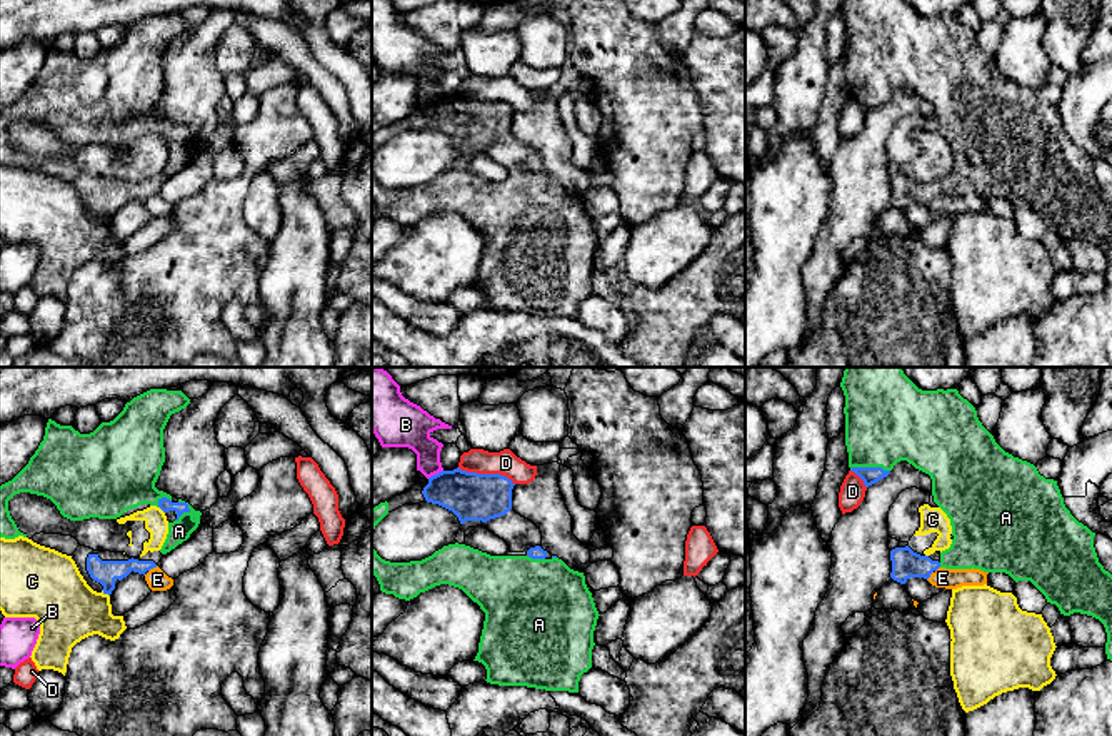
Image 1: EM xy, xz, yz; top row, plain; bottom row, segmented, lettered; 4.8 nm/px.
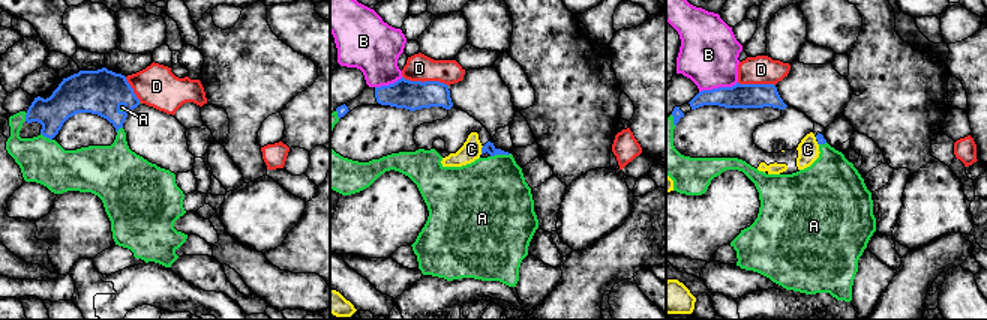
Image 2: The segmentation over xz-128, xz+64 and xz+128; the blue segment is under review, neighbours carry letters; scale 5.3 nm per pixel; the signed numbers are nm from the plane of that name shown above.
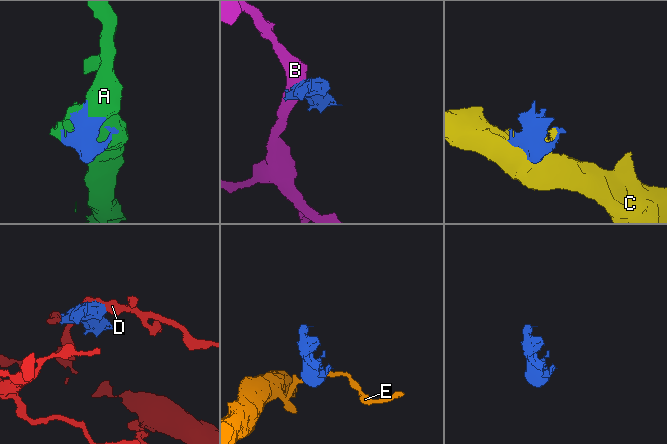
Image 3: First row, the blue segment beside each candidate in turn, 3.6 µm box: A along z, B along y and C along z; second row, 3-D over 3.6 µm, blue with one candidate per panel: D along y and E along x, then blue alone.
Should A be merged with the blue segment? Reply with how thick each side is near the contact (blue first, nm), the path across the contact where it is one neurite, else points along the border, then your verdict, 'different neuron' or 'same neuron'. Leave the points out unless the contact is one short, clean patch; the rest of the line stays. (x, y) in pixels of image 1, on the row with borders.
80/420 nm | same neuron

